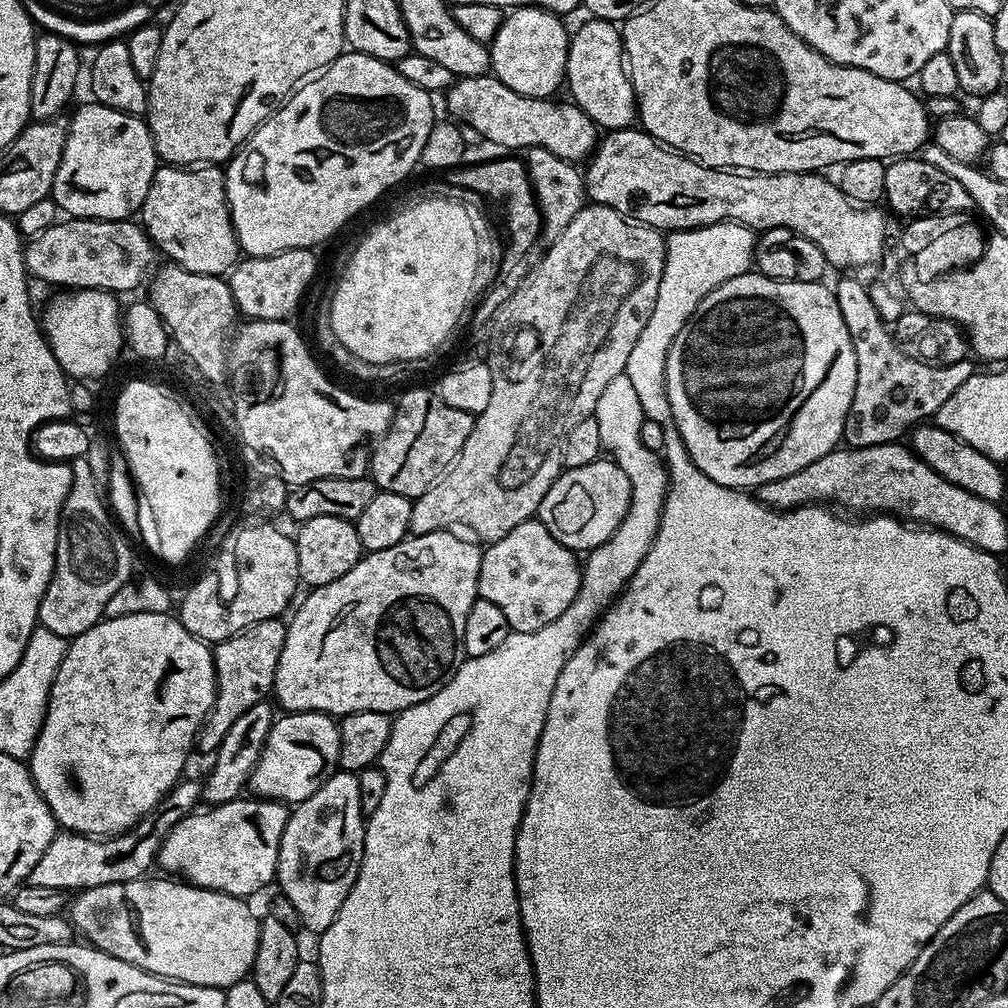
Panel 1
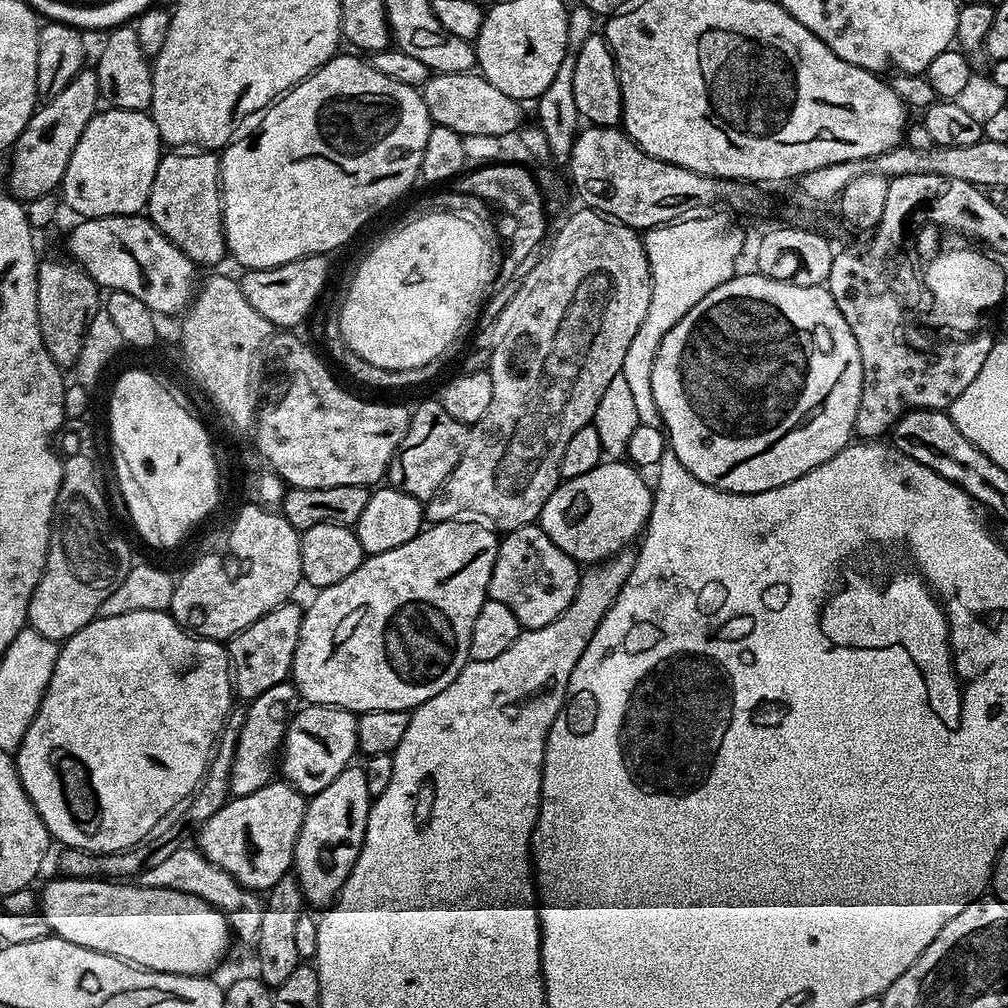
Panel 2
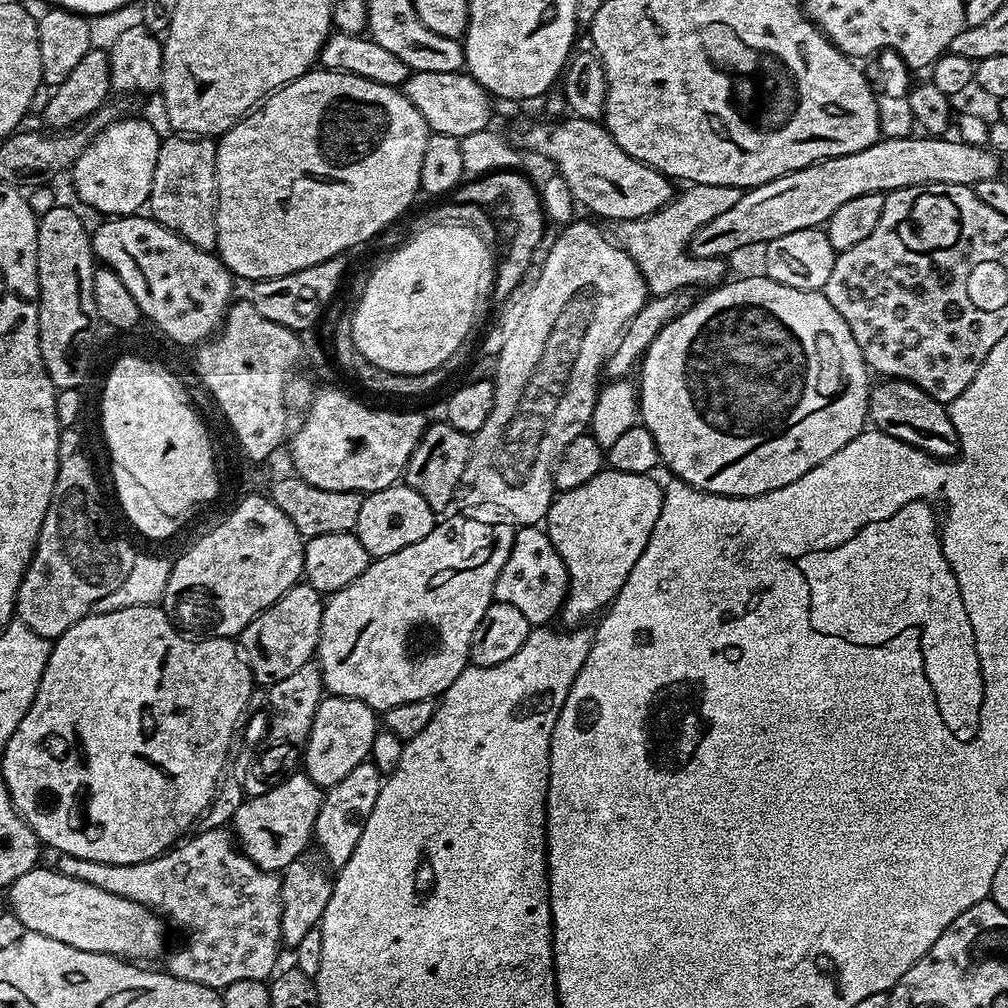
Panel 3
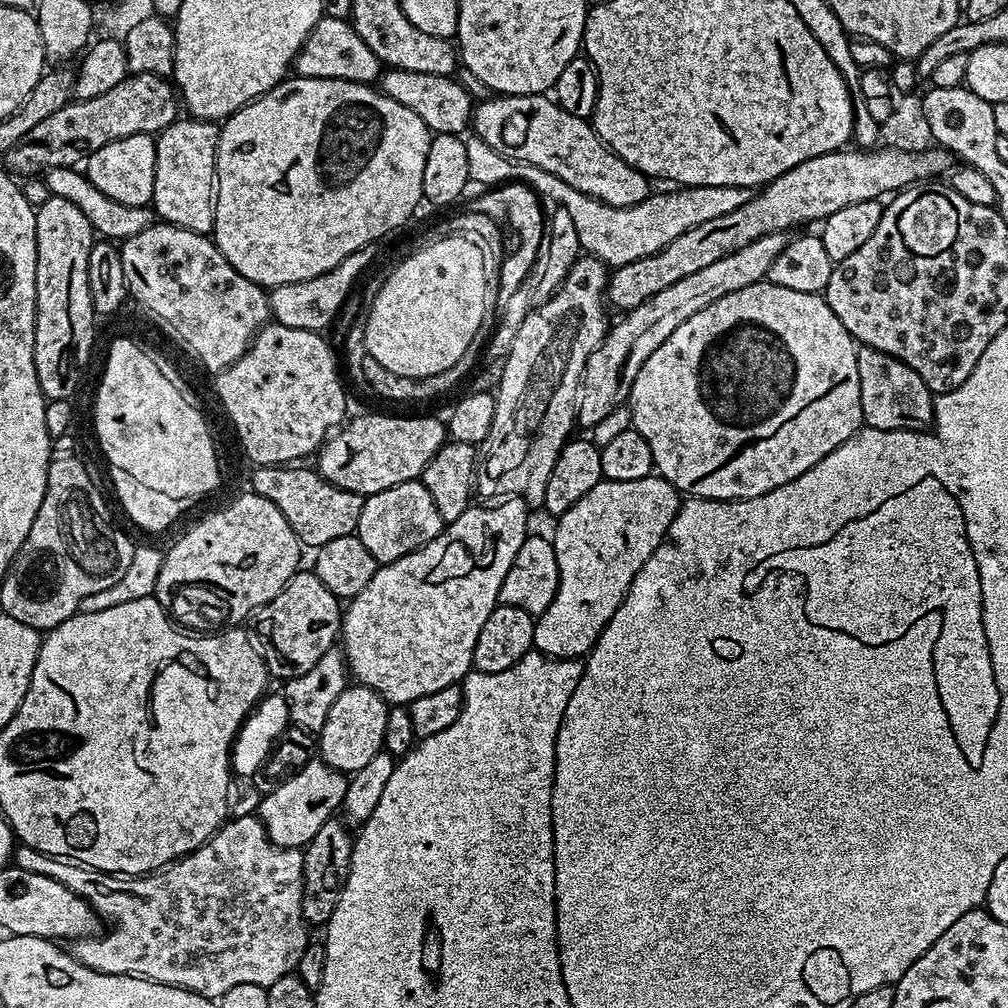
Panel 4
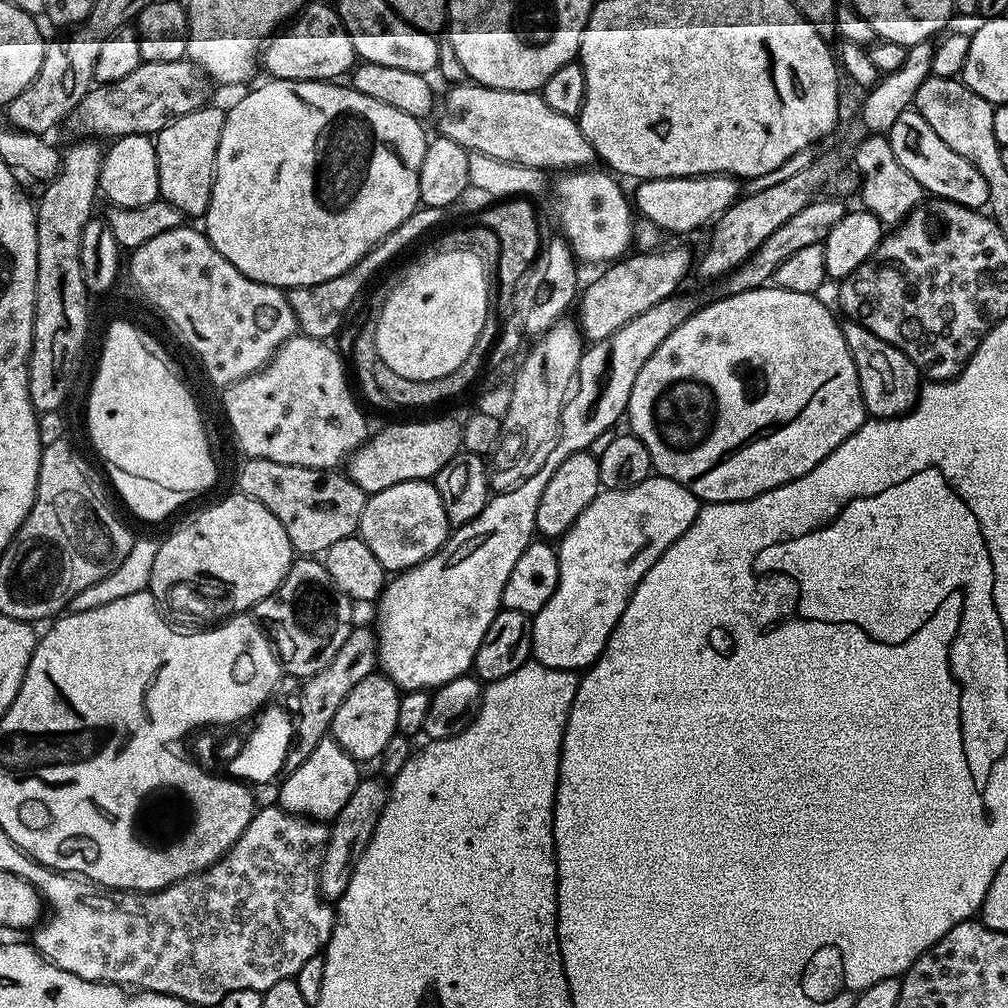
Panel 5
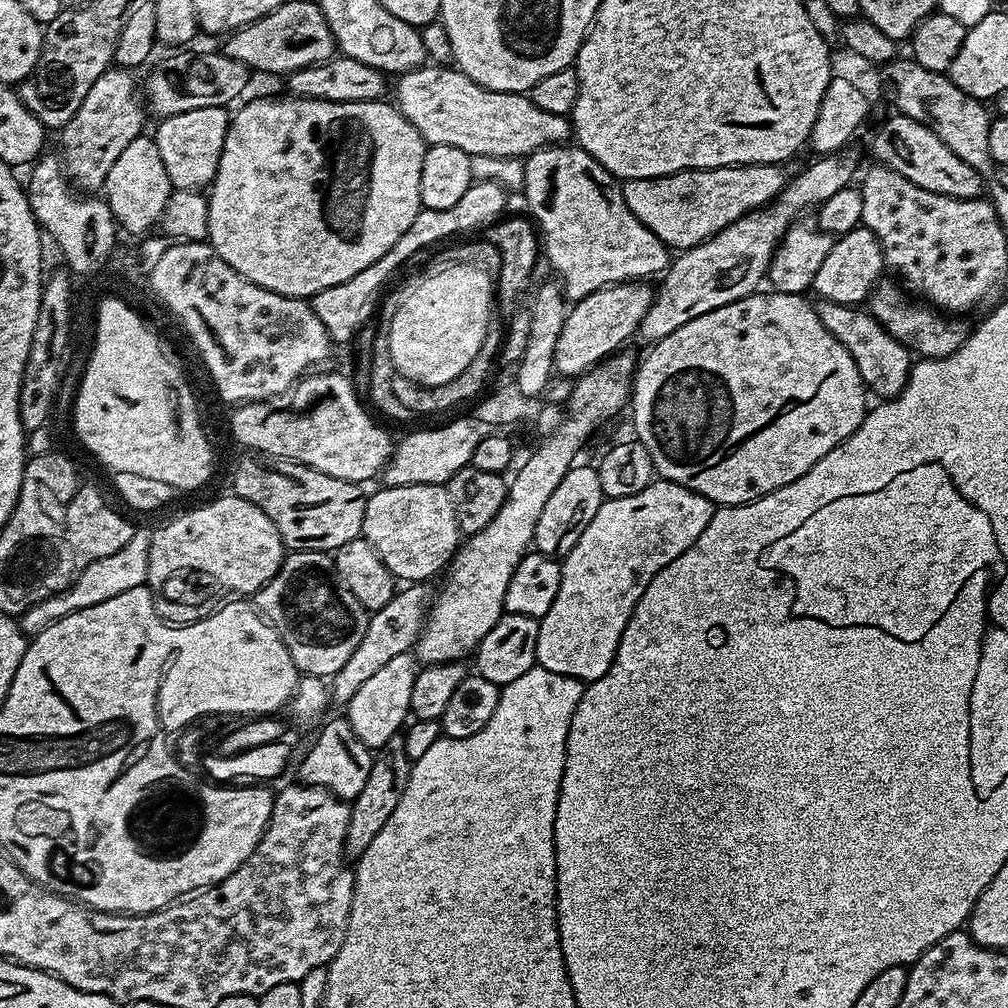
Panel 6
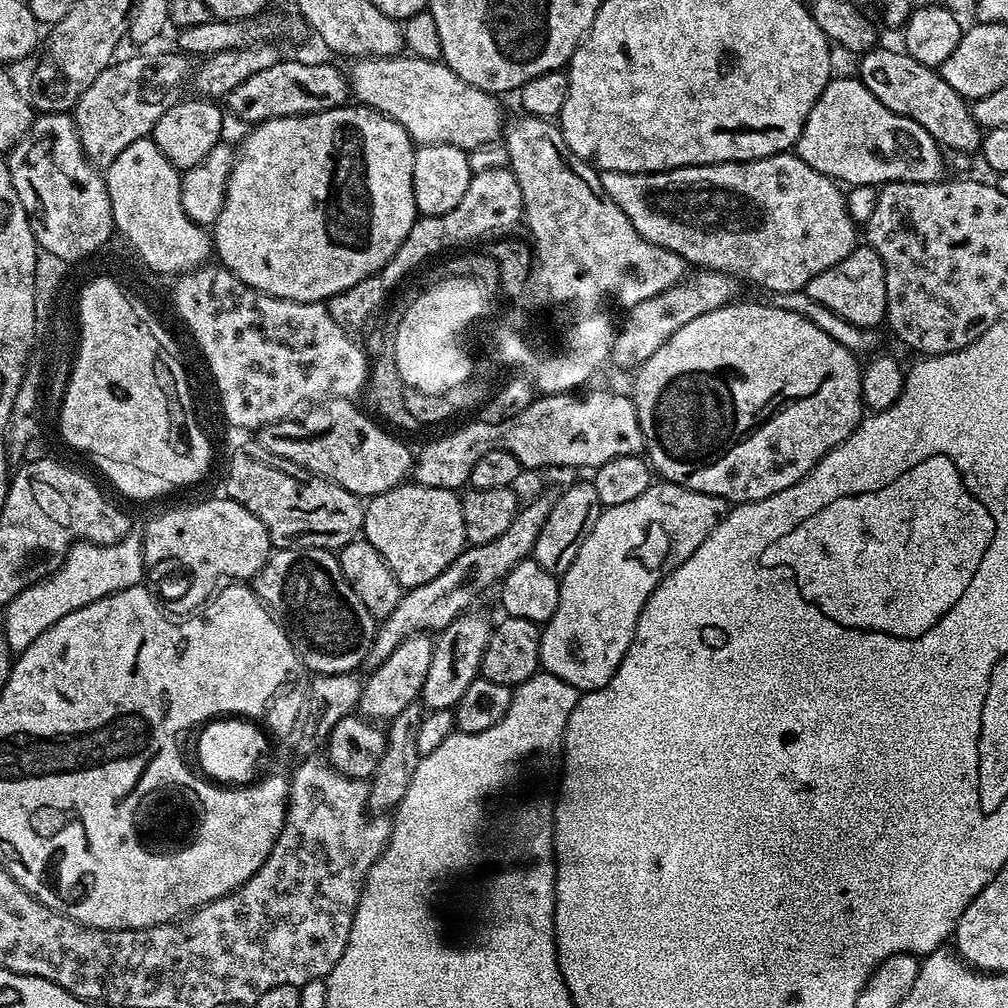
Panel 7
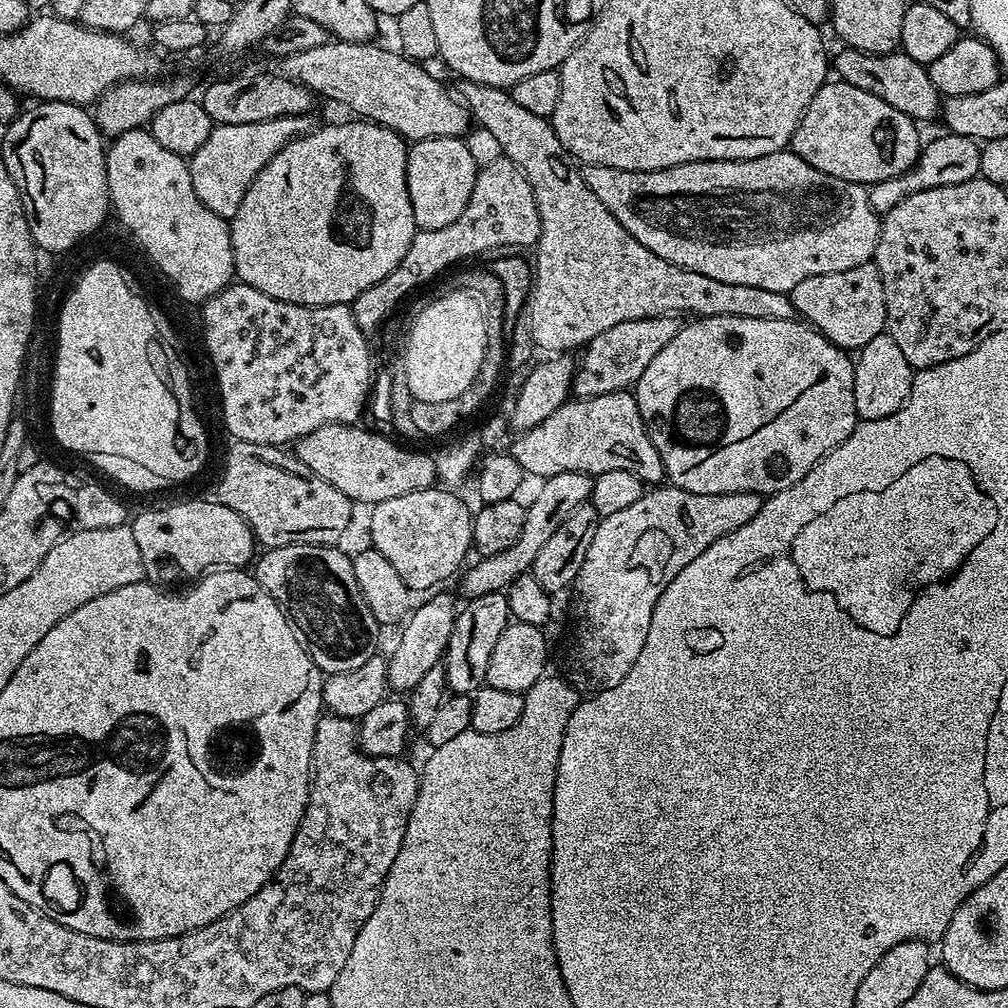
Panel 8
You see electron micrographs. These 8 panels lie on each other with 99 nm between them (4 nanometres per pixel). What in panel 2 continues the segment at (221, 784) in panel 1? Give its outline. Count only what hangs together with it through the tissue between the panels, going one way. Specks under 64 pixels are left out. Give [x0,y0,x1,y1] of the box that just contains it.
[229,682,298,796]

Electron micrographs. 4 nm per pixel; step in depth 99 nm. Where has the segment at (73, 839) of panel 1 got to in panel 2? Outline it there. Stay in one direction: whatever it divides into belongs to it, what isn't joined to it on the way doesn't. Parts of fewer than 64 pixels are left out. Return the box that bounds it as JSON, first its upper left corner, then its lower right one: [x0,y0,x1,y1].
[60,704,247,880]

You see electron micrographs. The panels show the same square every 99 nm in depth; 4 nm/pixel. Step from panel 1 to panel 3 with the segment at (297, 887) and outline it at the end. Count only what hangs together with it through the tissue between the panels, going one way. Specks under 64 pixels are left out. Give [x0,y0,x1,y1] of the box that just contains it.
[315,762,382,869]

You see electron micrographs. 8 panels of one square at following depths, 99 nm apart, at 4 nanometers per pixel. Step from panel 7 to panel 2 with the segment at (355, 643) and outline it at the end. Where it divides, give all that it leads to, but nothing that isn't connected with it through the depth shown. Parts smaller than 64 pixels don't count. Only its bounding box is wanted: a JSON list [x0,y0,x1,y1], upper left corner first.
[227,602,304,702]

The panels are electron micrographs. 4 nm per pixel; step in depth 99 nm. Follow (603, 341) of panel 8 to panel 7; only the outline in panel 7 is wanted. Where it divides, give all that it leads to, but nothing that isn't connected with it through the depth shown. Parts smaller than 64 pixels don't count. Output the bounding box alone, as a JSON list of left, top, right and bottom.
[611,270,737,370]

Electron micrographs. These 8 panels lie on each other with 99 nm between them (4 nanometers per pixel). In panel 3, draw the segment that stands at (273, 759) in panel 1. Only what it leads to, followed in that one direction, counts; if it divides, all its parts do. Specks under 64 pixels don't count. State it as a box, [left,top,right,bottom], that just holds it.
[302,695,378,790]

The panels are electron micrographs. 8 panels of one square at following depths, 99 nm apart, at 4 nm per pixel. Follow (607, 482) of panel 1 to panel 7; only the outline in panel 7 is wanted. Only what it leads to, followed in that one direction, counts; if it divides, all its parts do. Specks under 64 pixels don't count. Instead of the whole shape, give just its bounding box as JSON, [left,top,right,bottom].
[540,482,729,694]

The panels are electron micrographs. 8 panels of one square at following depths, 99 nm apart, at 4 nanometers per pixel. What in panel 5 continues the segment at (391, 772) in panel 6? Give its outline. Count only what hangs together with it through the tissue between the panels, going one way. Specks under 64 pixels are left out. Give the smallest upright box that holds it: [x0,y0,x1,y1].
[320,779,389,902]

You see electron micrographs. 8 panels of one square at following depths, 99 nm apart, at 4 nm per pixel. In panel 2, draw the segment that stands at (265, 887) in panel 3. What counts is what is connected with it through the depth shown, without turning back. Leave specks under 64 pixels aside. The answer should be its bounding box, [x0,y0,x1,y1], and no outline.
[138,846,264,946]

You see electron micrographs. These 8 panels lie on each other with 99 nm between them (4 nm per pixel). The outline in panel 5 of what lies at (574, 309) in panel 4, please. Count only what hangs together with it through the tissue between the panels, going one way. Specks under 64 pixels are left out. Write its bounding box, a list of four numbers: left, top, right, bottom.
[490,318,586,490]

